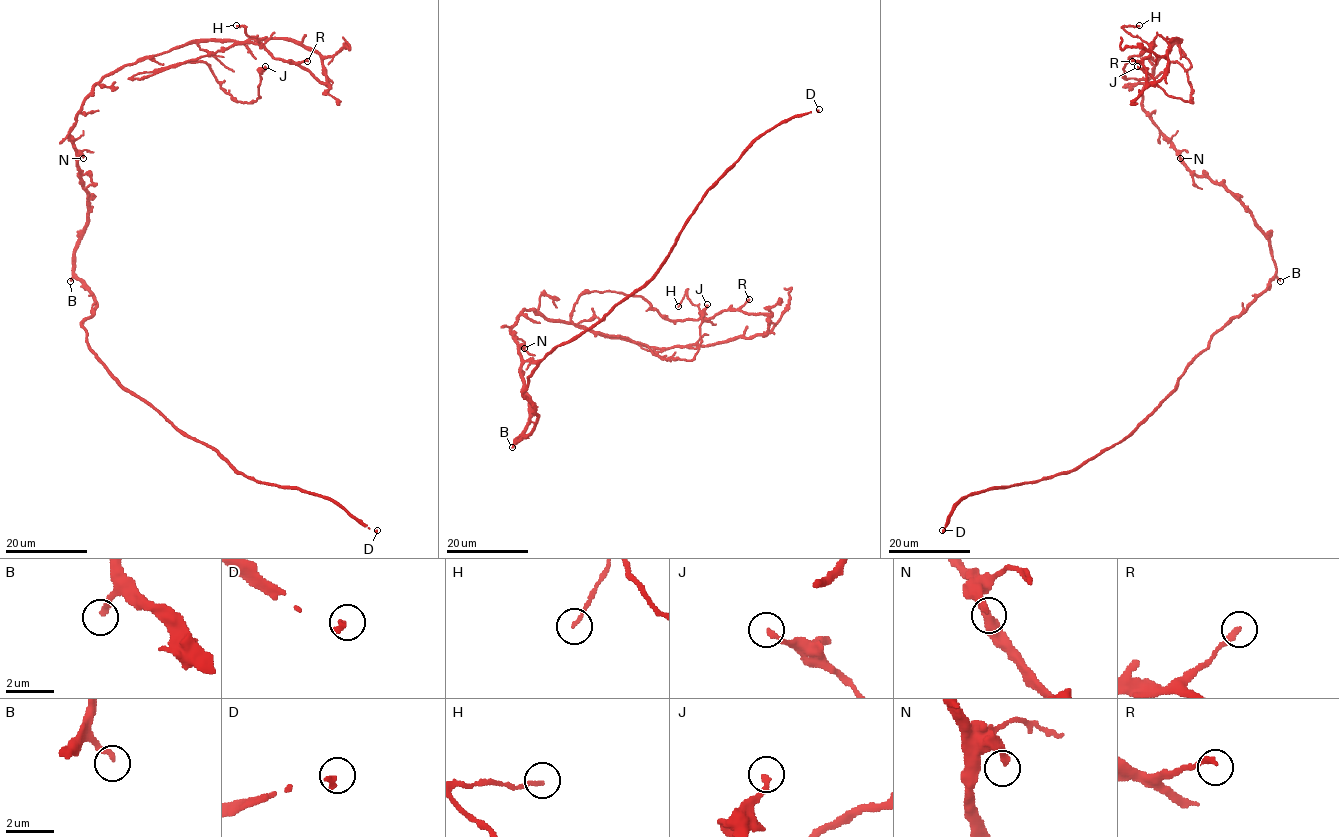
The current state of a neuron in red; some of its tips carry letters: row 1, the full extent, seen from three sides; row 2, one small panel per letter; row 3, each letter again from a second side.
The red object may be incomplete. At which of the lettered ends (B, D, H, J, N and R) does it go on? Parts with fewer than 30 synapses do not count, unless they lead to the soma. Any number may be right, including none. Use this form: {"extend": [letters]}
{"extend": ["B", "D"]}

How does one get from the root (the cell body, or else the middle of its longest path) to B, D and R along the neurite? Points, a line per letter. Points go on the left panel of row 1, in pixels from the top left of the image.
B: (83, 108), (69, 139), (75, 149), (81, 187), (88, 195), (88, 225), (74, 253), (70, 281)
D: (83, 108), (69, 139), (88, 195), (73, 275), (95, 300), (90, 350), (236, 472), (377, 530)
R: (83, 108), (104, 77), (141, 58), (200, 41), (292, 40), (320, 55), (326, 83), (299, 64), (307, 61)

